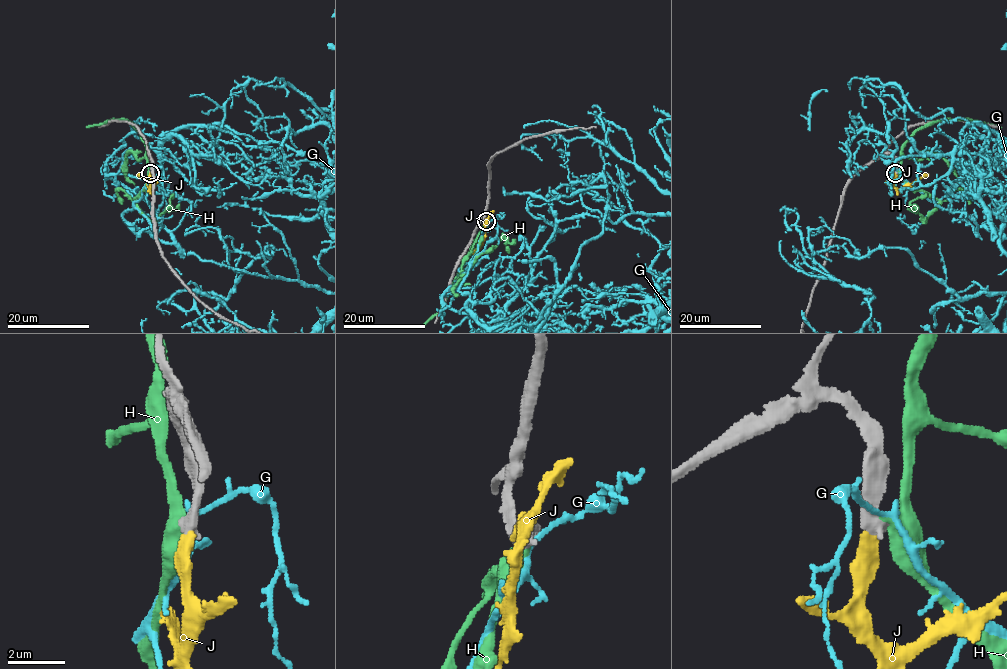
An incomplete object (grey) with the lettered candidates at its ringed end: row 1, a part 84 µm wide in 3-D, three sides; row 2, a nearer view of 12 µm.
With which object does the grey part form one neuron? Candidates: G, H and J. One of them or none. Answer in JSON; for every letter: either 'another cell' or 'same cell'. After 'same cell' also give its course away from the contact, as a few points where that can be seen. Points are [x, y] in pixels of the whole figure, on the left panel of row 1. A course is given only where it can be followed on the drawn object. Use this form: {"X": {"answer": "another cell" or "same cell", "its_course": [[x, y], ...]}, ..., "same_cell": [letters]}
{"G": {"answer": "another cell"}, "H": {"answer": "another cell"}, "J": {"answer": "same cell", "its_course": [[150, 172], [149, 188], [137, 174]]}, "same_cell": ["J"]}

